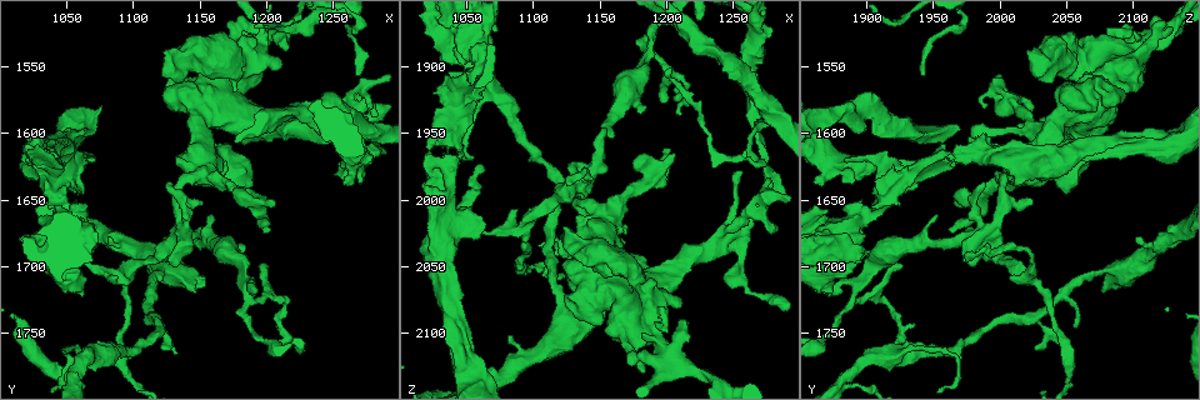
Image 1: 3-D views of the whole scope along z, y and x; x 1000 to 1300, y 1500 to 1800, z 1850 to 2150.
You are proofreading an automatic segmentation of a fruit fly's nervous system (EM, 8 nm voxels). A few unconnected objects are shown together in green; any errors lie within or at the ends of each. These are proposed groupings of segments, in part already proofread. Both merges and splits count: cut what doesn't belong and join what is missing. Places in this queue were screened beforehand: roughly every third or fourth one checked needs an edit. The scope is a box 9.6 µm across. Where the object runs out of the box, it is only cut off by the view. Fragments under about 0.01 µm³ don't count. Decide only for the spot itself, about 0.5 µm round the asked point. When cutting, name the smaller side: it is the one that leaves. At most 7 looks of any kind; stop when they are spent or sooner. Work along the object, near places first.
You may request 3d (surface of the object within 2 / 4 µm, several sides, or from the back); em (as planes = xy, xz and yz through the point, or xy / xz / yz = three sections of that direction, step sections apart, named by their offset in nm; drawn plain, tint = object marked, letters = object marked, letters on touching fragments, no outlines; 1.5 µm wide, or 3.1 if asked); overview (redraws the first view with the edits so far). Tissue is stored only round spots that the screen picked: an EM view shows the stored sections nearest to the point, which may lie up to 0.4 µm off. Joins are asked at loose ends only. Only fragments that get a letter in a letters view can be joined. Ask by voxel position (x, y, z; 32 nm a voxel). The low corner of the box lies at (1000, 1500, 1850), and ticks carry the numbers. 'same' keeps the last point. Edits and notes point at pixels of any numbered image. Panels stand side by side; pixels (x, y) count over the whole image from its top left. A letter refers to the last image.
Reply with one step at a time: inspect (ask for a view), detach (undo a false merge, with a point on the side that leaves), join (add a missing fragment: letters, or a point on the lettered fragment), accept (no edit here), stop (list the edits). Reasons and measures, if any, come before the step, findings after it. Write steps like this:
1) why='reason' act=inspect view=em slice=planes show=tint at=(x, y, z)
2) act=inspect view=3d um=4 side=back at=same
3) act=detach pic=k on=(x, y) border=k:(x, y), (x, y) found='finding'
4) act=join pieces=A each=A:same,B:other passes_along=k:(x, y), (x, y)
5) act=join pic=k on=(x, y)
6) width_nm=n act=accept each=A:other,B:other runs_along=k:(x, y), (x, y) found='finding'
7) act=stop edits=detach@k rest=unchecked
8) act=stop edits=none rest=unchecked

why='an open end' act=inspect view=em slice=planes show=letters at=(1200, 1520, 2102)

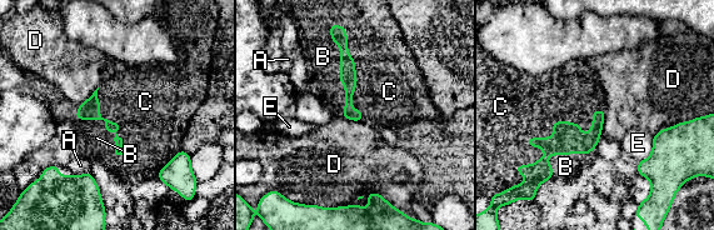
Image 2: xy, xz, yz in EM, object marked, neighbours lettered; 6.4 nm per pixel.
act=accept each=A:other,B:other,C:other,D:other,E:other border=2:(304, 205), (379, 193), (399, 210) found='none of them fits'

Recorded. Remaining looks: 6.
why='four or more arms meet' act=inspect view=em slice=xz step=4 show=tint at=(1186, 1726, 1890)

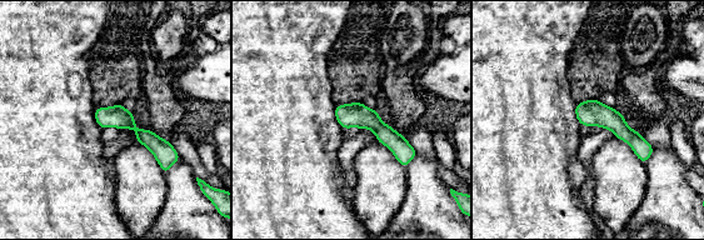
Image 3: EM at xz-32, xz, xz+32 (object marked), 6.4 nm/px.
why='another direction' act=inspect view=em slice=planes show=letters at=same

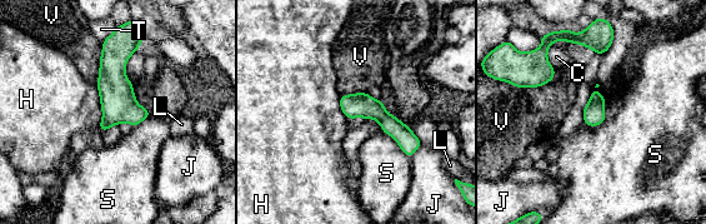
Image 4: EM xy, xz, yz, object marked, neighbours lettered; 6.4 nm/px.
act=accept each=C:other,H:other,J:other,L:other,S:other,T:other,V:other border=4:(95, 85), (101, 109), (99, 125) found='all the same neuron'

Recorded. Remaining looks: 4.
why='an open end' act=inspect view=em slice=planes show=letters at=(1278, 1616, 1876)

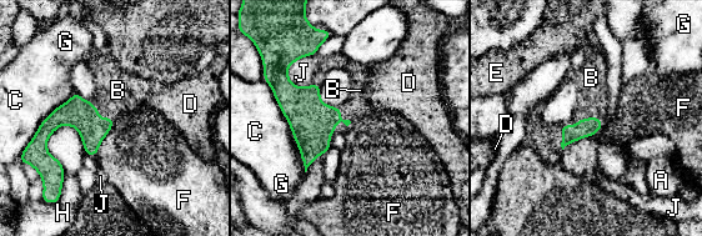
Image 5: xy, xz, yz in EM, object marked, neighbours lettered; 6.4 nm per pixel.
act=join pieces=B each=A:other,B:same,C:other,D:other,E:other,F:other,G:other,H:other,J:other found='the neuron continues'

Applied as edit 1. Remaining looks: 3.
act=stop edits=join@5 rest=unchecked

